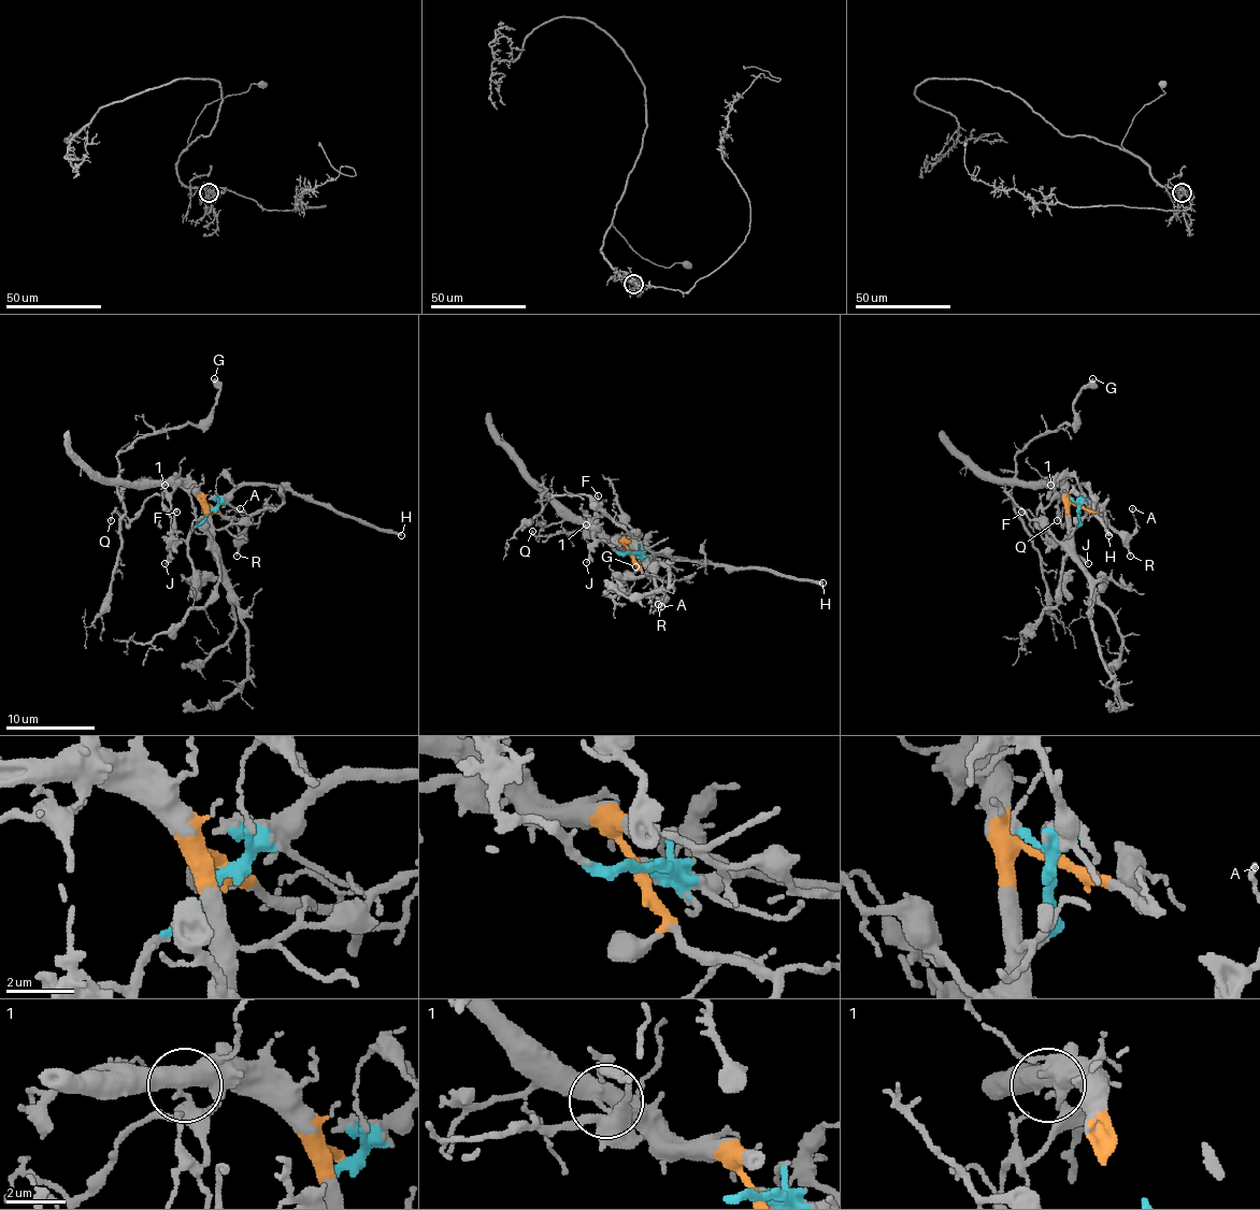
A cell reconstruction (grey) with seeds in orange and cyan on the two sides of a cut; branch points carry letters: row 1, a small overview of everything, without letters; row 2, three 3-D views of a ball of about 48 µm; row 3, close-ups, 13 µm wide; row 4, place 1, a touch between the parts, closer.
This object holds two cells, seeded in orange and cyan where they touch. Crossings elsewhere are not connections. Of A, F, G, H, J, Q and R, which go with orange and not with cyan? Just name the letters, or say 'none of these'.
A, G, R

